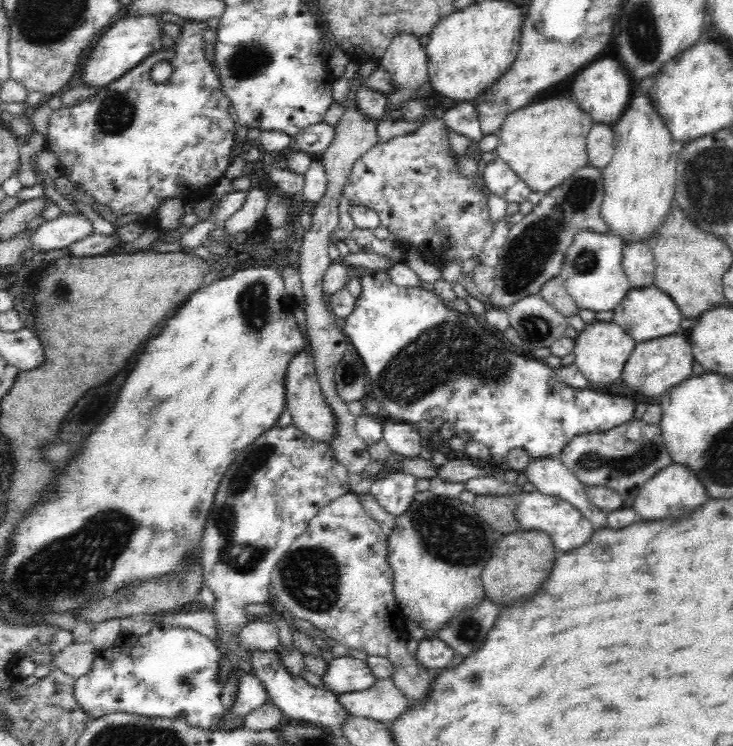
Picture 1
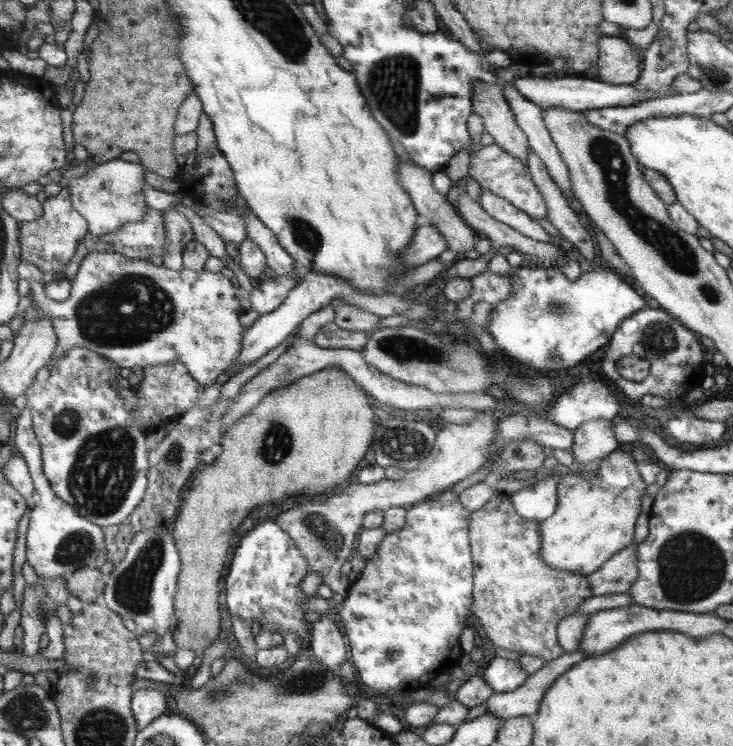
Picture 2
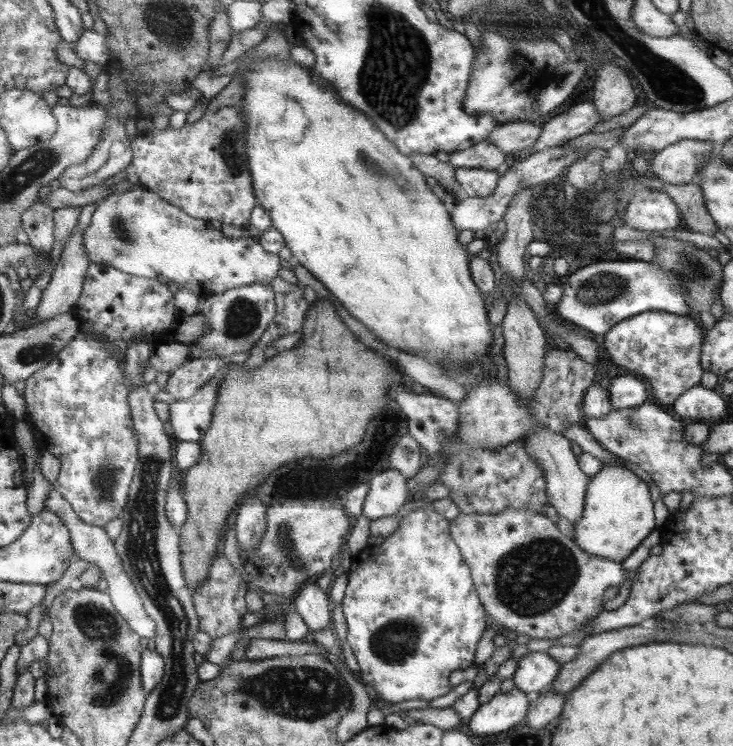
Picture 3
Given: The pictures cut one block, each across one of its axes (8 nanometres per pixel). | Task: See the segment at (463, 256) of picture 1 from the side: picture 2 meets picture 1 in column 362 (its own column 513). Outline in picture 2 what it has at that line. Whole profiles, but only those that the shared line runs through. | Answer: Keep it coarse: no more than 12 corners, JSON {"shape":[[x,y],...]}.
{"shape":[[495,145],[471,152],[468,176],[531,219],[547,219],[526,161]]}

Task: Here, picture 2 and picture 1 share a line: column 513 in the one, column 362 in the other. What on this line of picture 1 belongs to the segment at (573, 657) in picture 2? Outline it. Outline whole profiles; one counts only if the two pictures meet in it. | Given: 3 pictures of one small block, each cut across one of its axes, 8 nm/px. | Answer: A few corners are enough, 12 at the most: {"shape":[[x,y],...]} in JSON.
{"shape":[[391,678],[336,699],[348,715],[387,725],[410,704]]}

